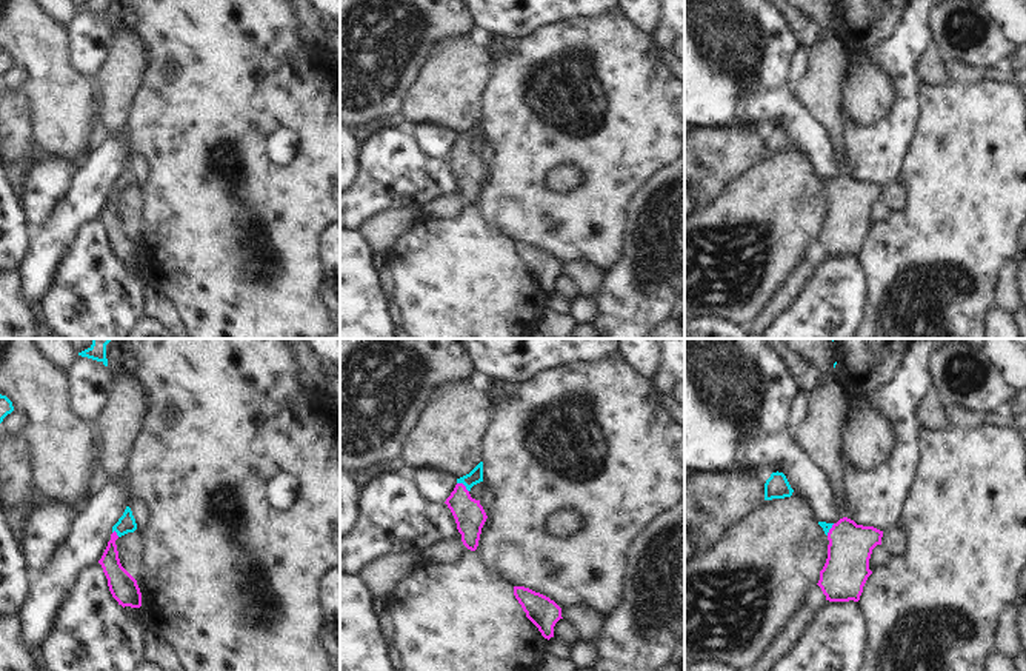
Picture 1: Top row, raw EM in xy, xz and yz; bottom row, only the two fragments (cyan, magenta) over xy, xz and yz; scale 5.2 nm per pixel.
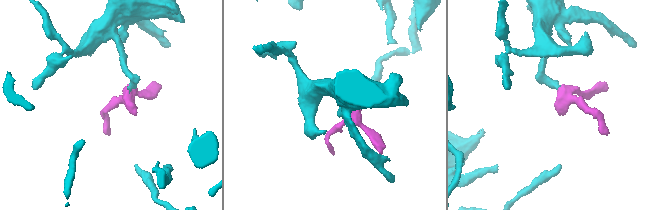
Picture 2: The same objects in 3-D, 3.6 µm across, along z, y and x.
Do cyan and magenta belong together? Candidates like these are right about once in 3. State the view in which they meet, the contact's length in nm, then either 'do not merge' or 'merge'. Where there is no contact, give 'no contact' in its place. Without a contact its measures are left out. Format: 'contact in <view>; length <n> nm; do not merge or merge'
contact in xz; length 80 nm; merge

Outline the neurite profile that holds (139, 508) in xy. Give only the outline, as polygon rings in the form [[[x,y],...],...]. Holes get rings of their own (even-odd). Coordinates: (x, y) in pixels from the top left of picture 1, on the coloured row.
[[[131,497],[128,502],[128,506],[132,511],[132,516],[135,519],[137,523],[137,529],[142,531],[148,522],[148,506],[146,503],[138,499],[138,497]]]

